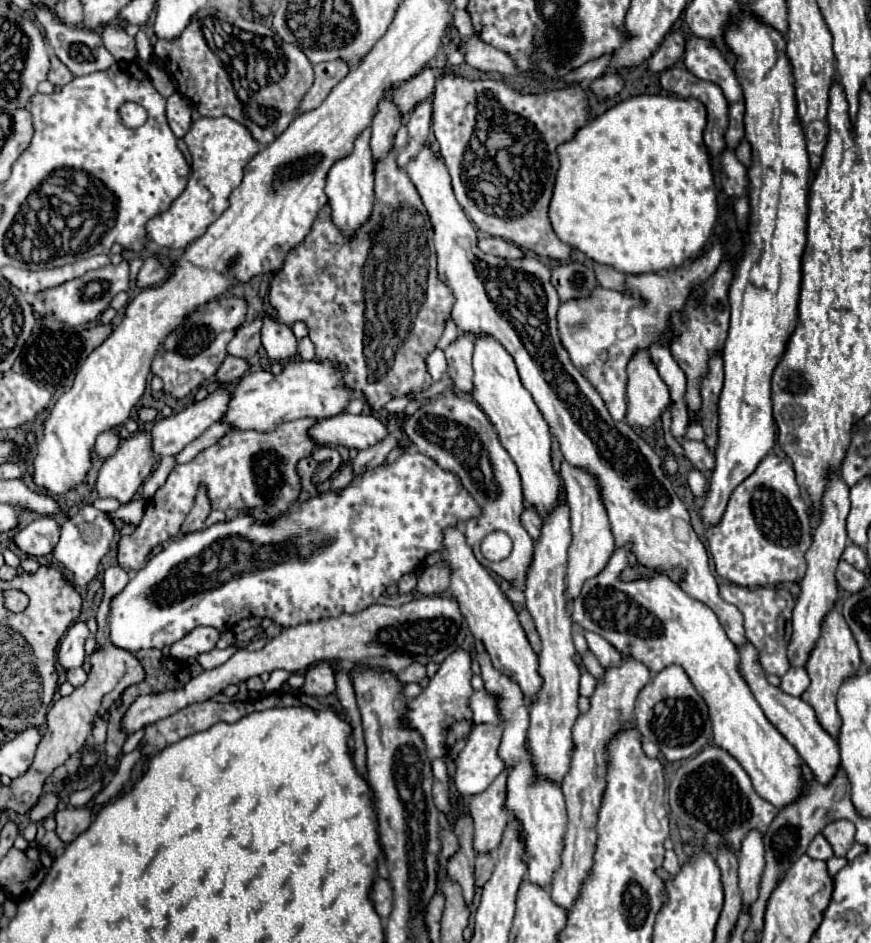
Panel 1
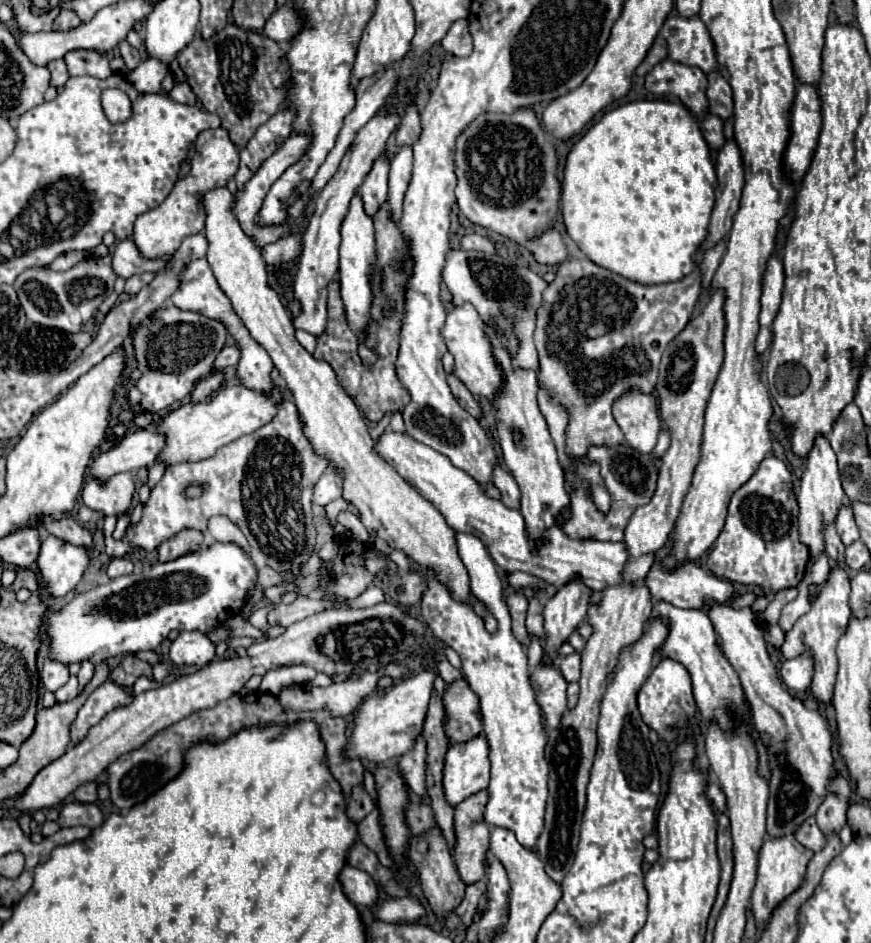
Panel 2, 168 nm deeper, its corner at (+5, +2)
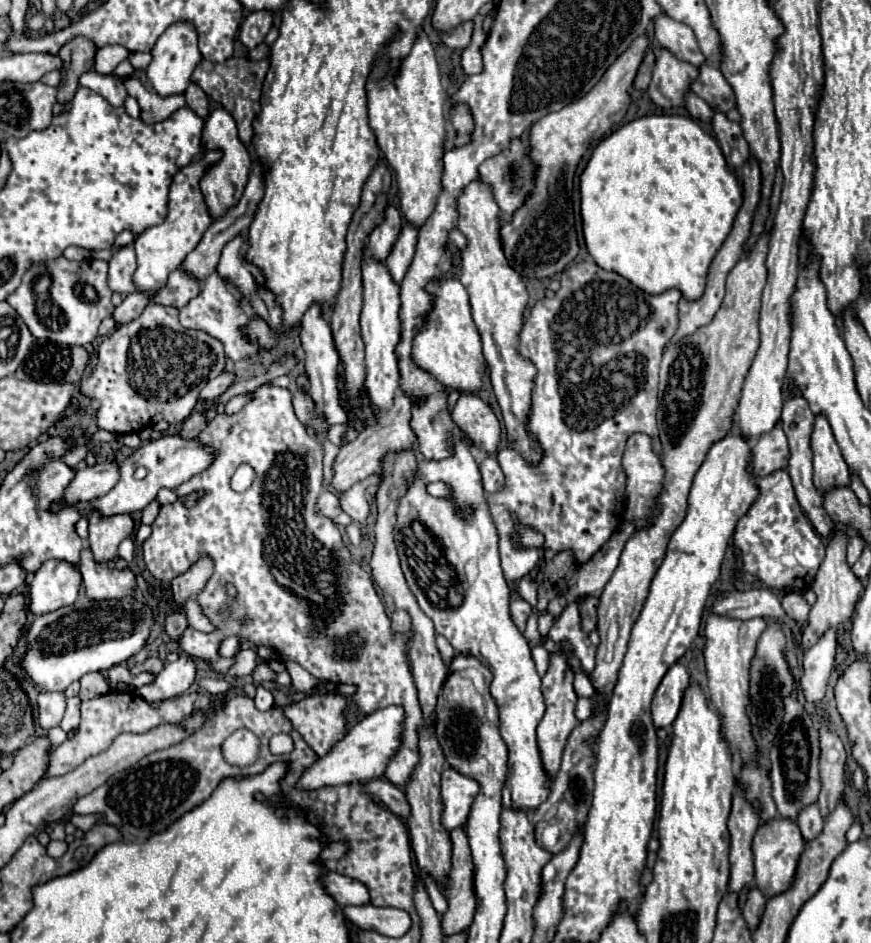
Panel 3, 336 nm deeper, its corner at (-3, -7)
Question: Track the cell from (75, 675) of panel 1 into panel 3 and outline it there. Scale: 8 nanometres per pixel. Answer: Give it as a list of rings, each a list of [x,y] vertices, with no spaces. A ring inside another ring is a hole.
[[[70,697],[60,727],[62,727],[64,731],[70,731],[70,729],[74,729],[78,723],[80,723],[80,697]]]

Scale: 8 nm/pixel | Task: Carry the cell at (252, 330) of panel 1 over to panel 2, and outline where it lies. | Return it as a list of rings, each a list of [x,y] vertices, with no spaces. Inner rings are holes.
[[[226,346],[214,360],[212,370],[226,370],[228,366],[236,366],[240,360],[240,350],[238,346]]]

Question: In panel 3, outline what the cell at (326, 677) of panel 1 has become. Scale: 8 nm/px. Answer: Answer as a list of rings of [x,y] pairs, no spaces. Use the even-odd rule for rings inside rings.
[[[320,693],[314,697],[304,697],[300,701],[288,703],[284,709],[284,717],[292,723],[292,729],[298,731],[304,741],[314,749],[316,755],[326,755],[330,749],[344,737],[348,723],[348,699],[340,693]]]

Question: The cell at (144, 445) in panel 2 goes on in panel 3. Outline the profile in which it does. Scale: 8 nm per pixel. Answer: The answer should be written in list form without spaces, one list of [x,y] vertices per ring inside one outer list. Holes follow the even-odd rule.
[[[106,461],[106,463],[96,463],[92,467],[78,469],[74,481],[66,489],[64,499],[70,503],[94,501],[98,497],[104,497],[118,483],[118,479],[120,479],[118,461]]]

